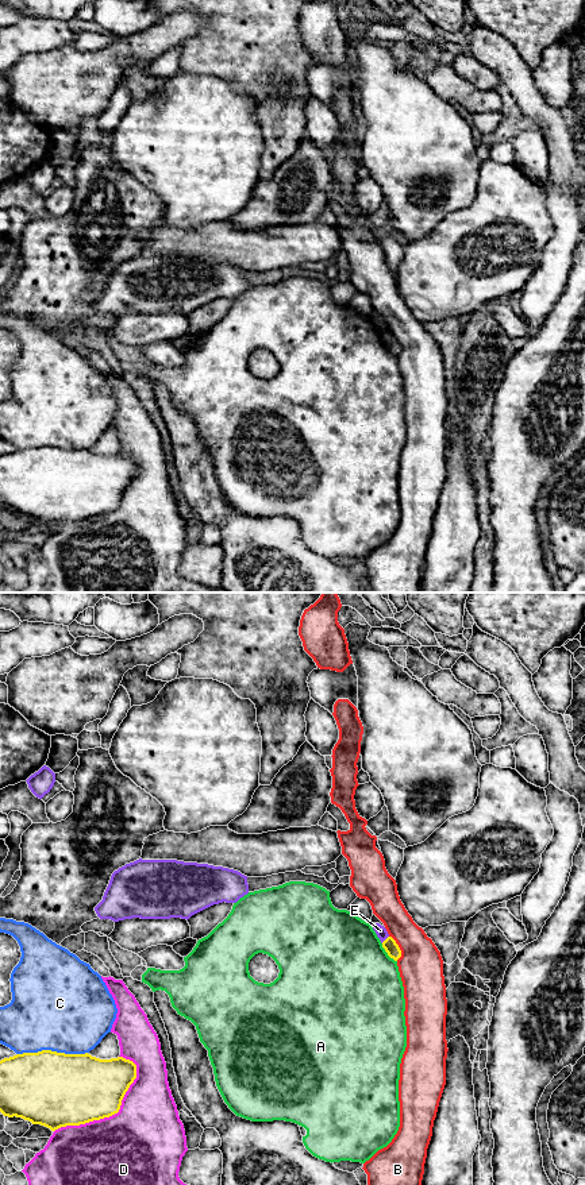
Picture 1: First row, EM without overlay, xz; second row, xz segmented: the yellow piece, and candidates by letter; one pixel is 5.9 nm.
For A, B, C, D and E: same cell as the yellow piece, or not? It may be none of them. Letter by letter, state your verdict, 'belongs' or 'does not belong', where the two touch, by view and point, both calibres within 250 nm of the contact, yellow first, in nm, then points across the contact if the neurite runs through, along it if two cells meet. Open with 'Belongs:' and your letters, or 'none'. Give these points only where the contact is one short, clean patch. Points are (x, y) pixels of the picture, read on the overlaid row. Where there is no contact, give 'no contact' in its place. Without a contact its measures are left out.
Belongs: none
A: does not belong | xz (387, 952) | 80/500 nm
B: does not belong | xz (399, 948) | 80/260 nm | along xz (389, 935), (400, 950), (397, 960)
C: does not belong | xz (52, 1052) | 440/480 nm
D: does not belong | xz (108, 1116) | 420/480 nm
E: does not belong | xz (385, 940) | 80/70 nm | along xz (388, 935), (381, 942)

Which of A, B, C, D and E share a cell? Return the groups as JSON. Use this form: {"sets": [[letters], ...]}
{"sets": [["A"], ["B"], ["C"], ["D"], ["E"]]}

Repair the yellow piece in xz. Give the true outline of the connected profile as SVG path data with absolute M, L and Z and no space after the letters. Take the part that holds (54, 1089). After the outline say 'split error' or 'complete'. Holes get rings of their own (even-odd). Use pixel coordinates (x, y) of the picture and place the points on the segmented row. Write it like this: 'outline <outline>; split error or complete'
outline M51 1050L23 1053L0 1061L0 1112L22 1118L51 1131L109 1118L119 1112L122 1100L136 1078L136 1065L123 1057L100 1059L91 1054L65 1054Z; complete

